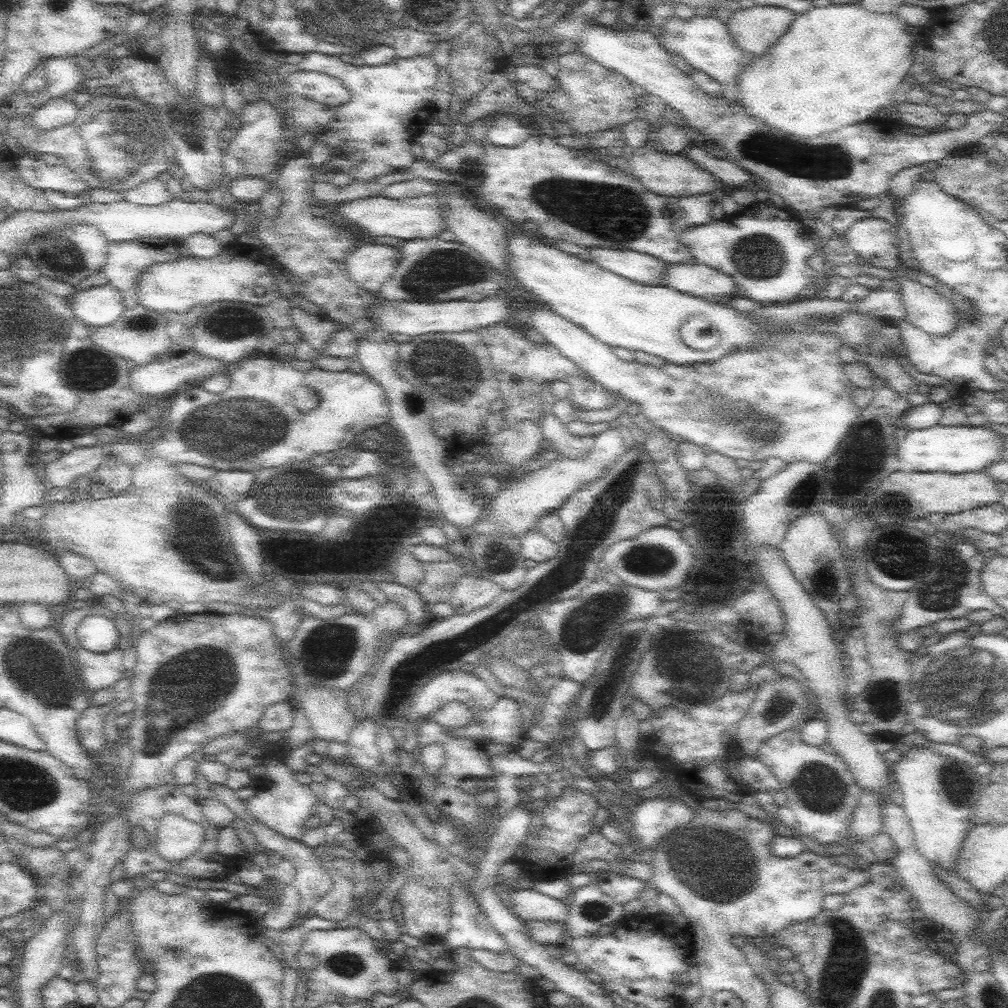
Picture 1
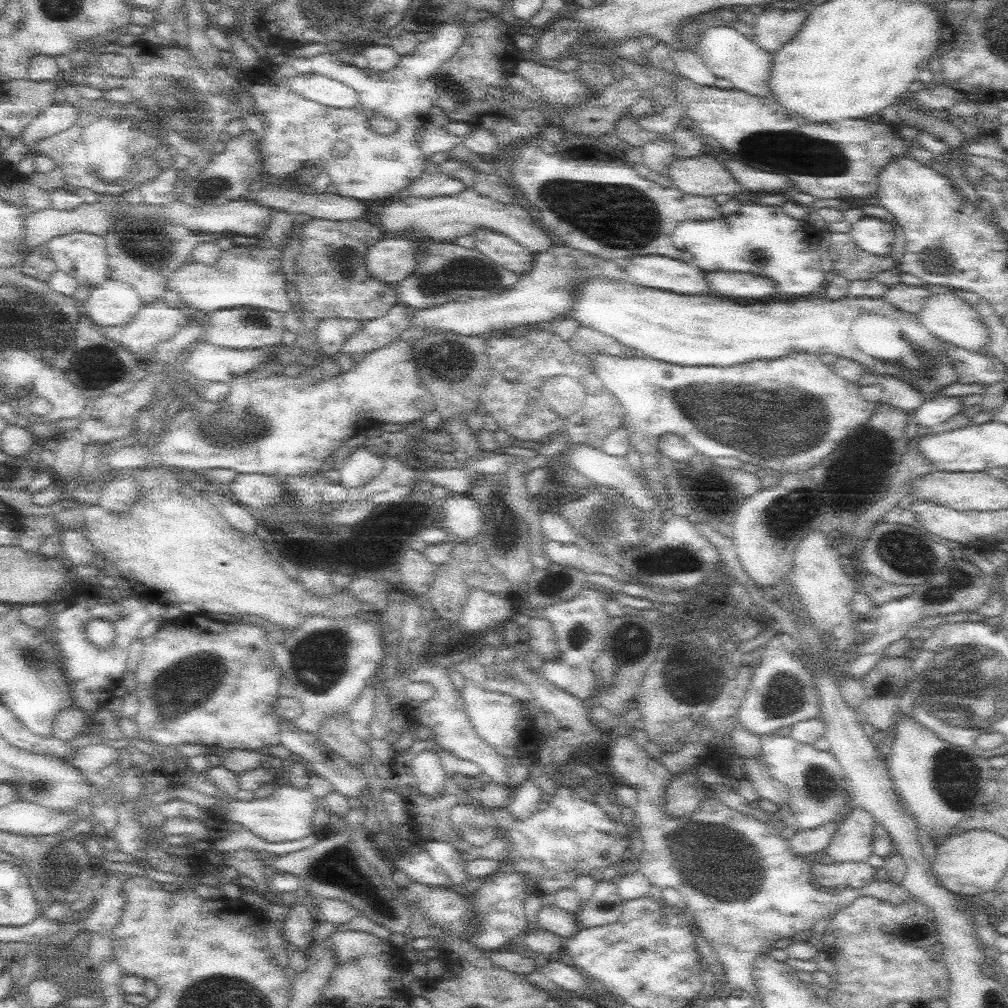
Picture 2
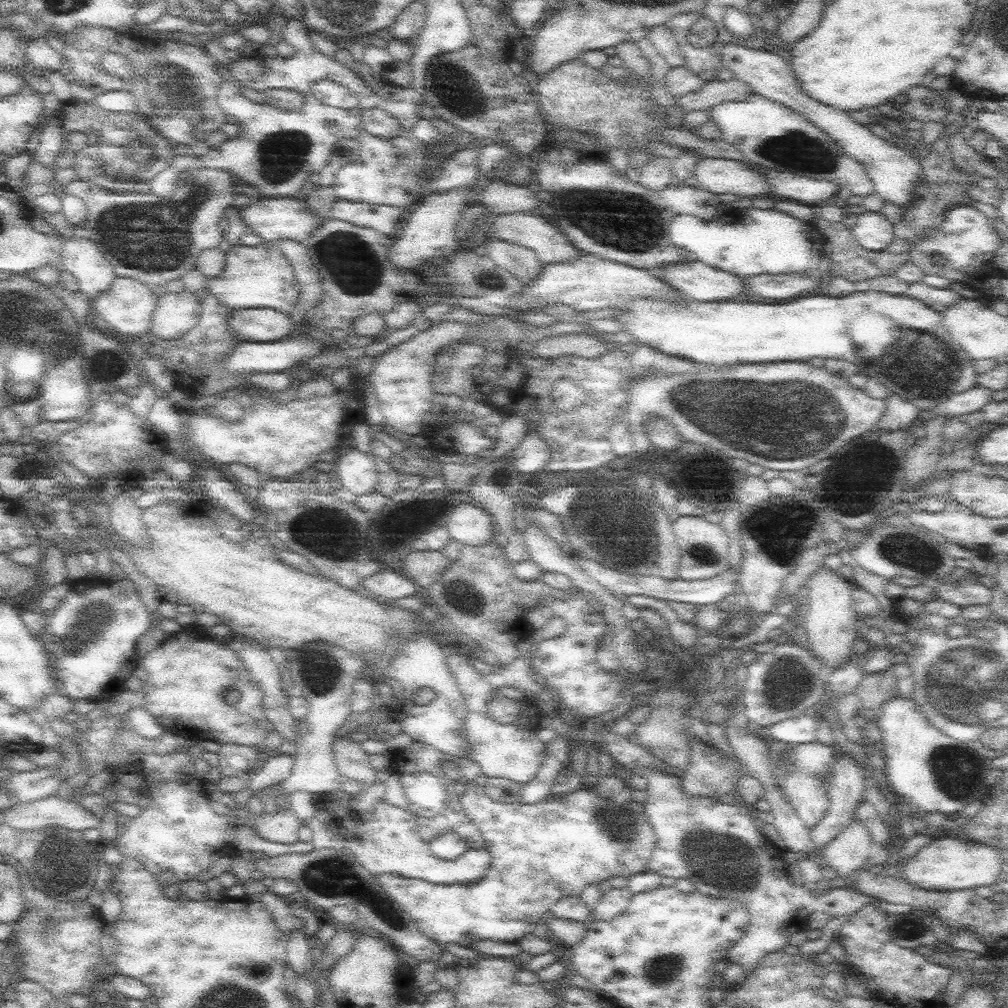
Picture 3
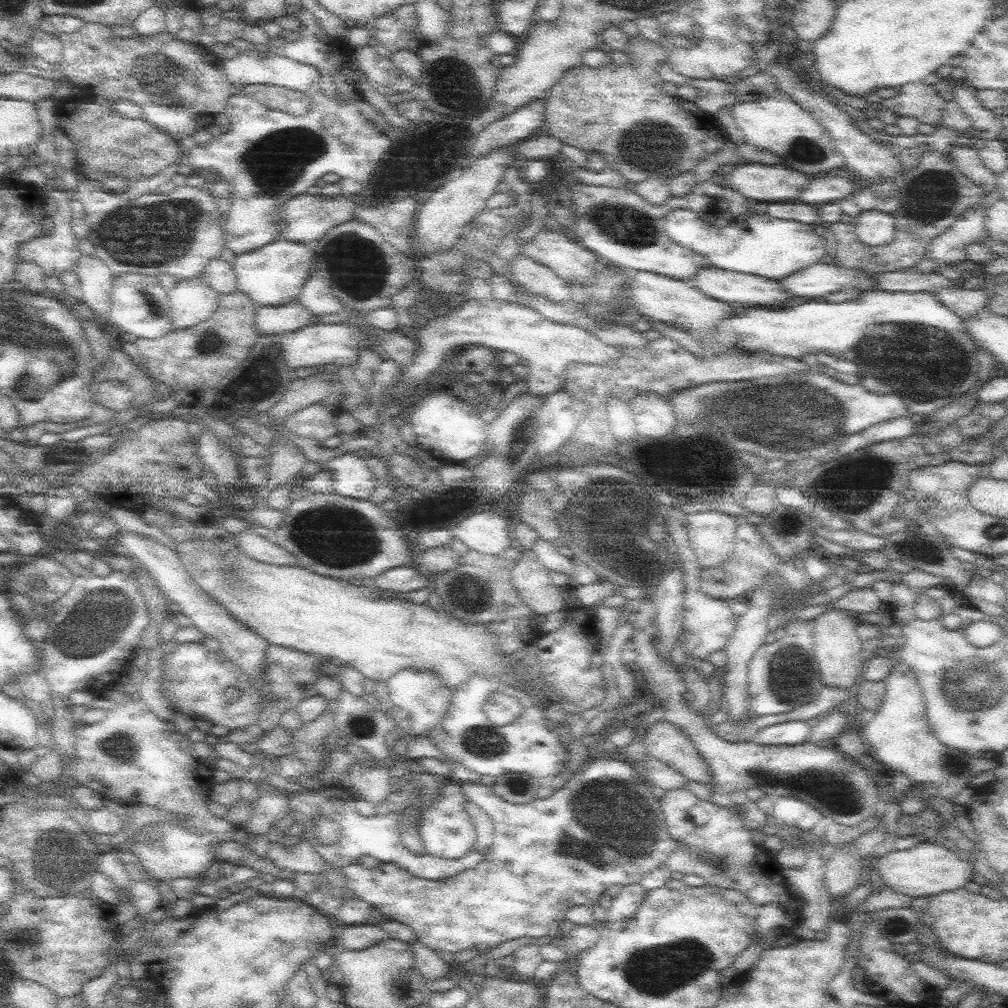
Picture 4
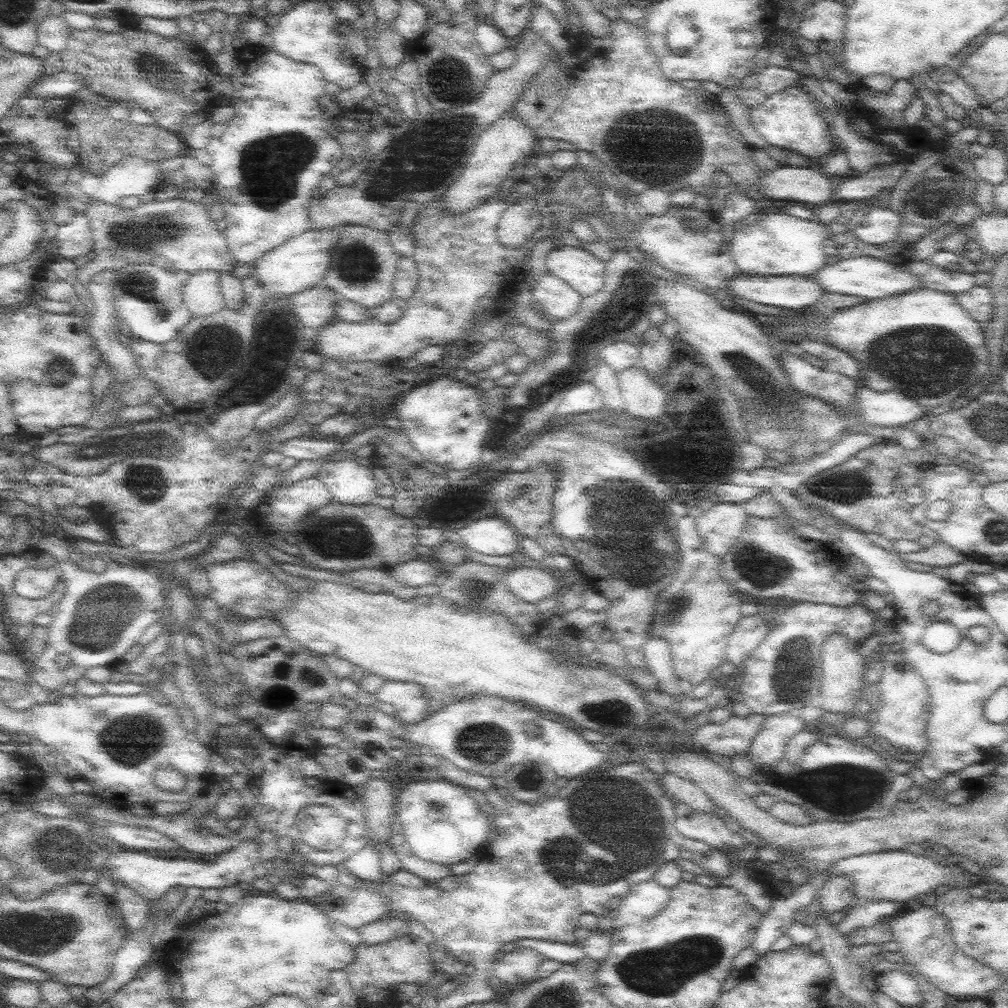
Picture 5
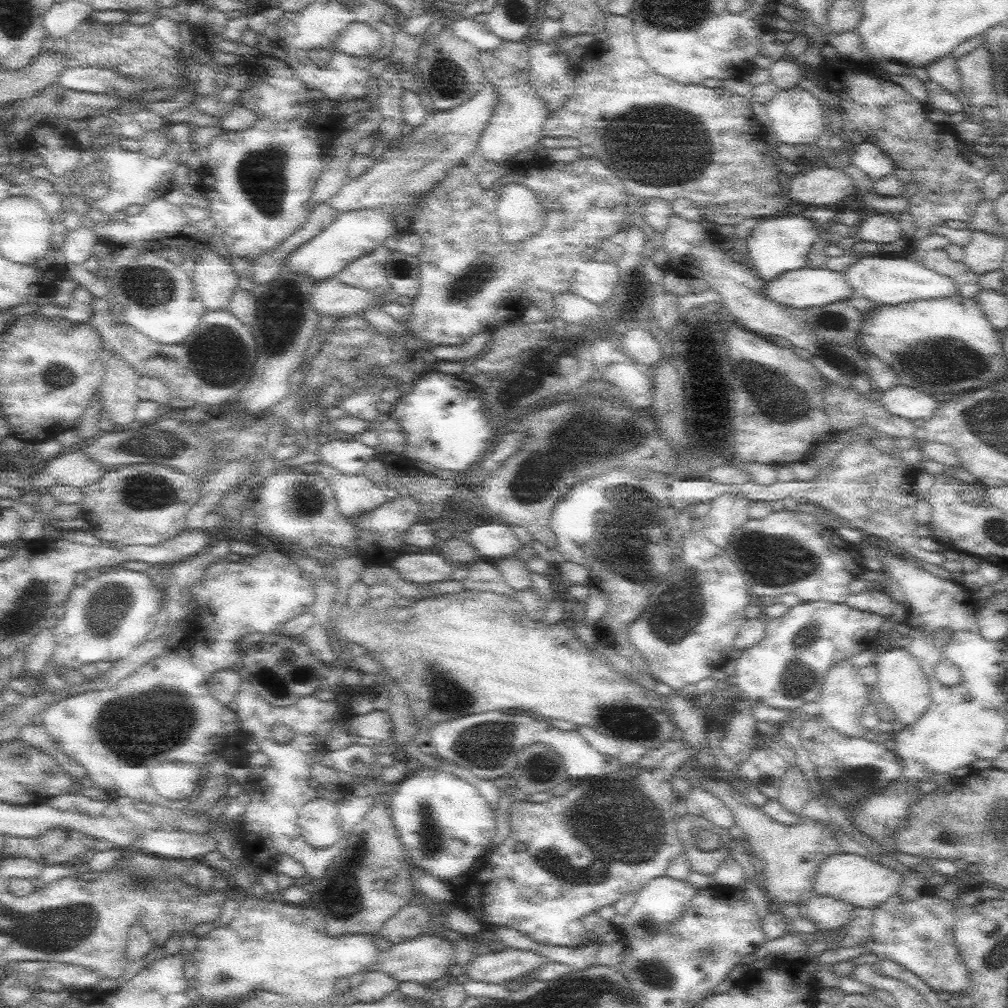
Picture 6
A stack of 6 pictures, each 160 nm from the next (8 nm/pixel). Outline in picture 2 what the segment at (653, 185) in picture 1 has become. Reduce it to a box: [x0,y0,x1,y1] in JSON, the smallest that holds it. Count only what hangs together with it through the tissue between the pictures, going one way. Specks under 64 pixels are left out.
[662,154,747,197]

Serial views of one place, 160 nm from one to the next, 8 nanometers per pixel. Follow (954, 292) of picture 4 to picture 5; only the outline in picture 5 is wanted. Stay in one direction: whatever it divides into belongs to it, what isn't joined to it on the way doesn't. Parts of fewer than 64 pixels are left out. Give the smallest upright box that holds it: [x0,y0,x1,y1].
[956,285,995,329]

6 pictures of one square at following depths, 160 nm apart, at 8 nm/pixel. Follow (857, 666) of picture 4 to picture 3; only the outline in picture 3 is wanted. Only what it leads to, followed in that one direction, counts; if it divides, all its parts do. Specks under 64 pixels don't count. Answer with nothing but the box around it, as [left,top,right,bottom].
[799,564,860,672]

